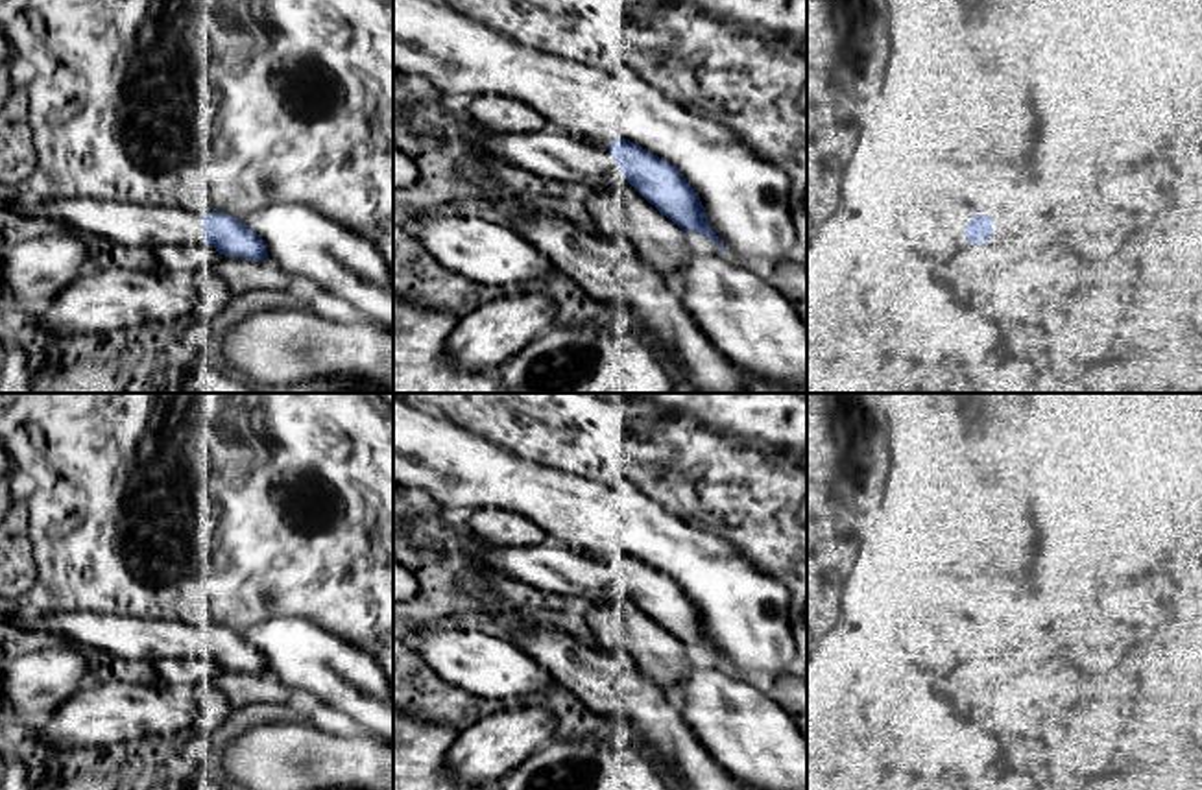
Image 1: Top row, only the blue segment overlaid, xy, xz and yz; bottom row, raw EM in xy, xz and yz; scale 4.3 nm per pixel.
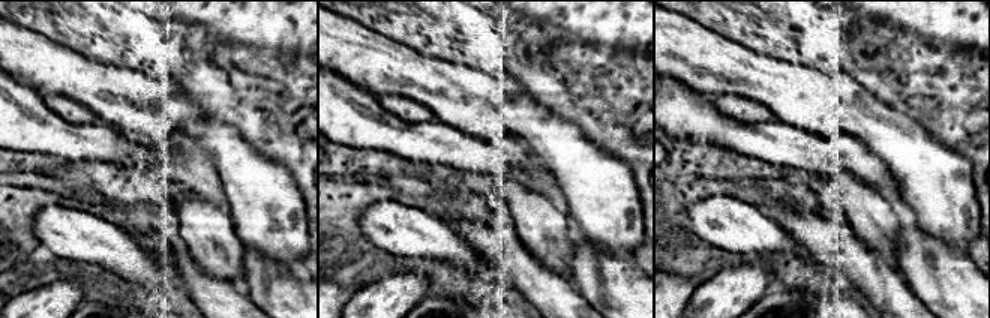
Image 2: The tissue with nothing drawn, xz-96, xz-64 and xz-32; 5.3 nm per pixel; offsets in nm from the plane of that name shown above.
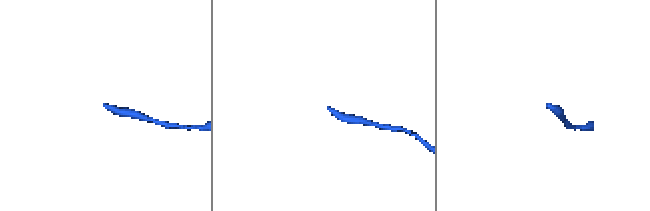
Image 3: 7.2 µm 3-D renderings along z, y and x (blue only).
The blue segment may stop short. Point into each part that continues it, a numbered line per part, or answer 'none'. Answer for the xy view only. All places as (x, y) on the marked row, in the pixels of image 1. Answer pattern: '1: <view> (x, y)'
1: xy (128, 224)

